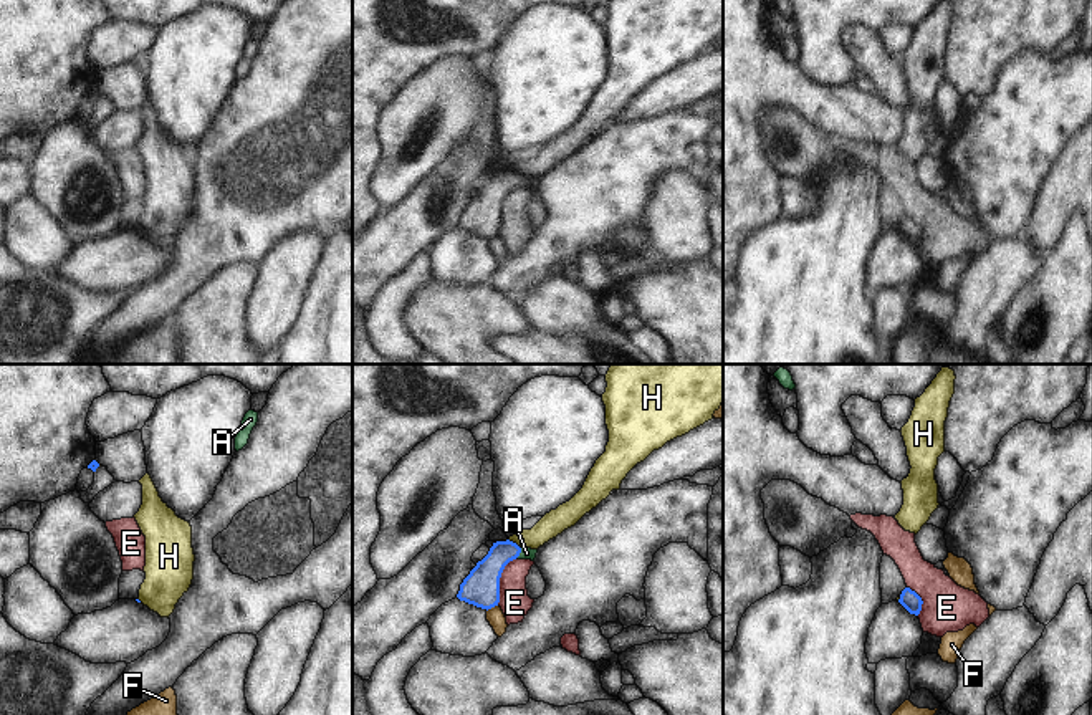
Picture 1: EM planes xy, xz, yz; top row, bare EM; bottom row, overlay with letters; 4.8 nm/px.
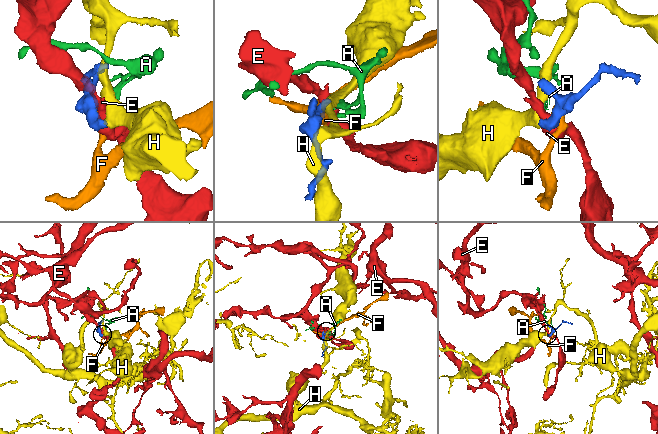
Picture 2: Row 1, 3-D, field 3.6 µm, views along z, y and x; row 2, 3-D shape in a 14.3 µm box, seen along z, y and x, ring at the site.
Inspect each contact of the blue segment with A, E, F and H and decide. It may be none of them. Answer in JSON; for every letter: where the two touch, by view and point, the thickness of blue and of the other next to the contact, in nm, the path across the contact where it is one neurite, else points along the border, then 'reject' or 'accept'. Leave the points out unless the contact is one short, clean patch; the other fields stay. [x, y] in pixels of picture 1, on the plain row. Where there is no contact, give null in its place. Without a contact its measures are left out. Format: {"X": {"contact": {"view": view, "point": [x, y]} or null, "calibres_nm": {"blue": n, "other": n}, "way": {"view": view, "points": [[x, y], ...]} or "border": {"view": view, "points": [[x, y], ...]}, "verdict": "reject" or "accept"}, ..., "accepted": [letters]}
{"A": {"contact": {"view": "xz", "point": [520, 181]}, "calibres_nm": {"blue": 180, "other": 60}, "way": {"view": "xz", "points": [[482, 215], [508, 181], [520, 181], [526, 182]]}, "verdict": "accept"}, "E": {"contact": {"view": "xz", "point": [498, 209]}, "calibres_nm": {"blue": 180, "other": 150}, "border": {"view": "xz", "points": [[517, 186], [502, 202], [500, 230], [497, 234]]}, "verdict": "reject"}, "F": {"contact": {"view": "xz", "point": [492, 235]}, "calibres_nm": {"blue": 180, "other": 90}, "border": {"view": "xz", "points": [[497, 234], [487, 240]]}, "verdict": "reject"}, "H": {"contact": {"view": "xz", "point": [512, 171]}, "calibres_nm": {"blue": 160, "other": 120}, "border": {"view": "xz", "points": [[508, 167], [518, 176]]}, "verdict": "reject"}, "accepted": ["A"]}

